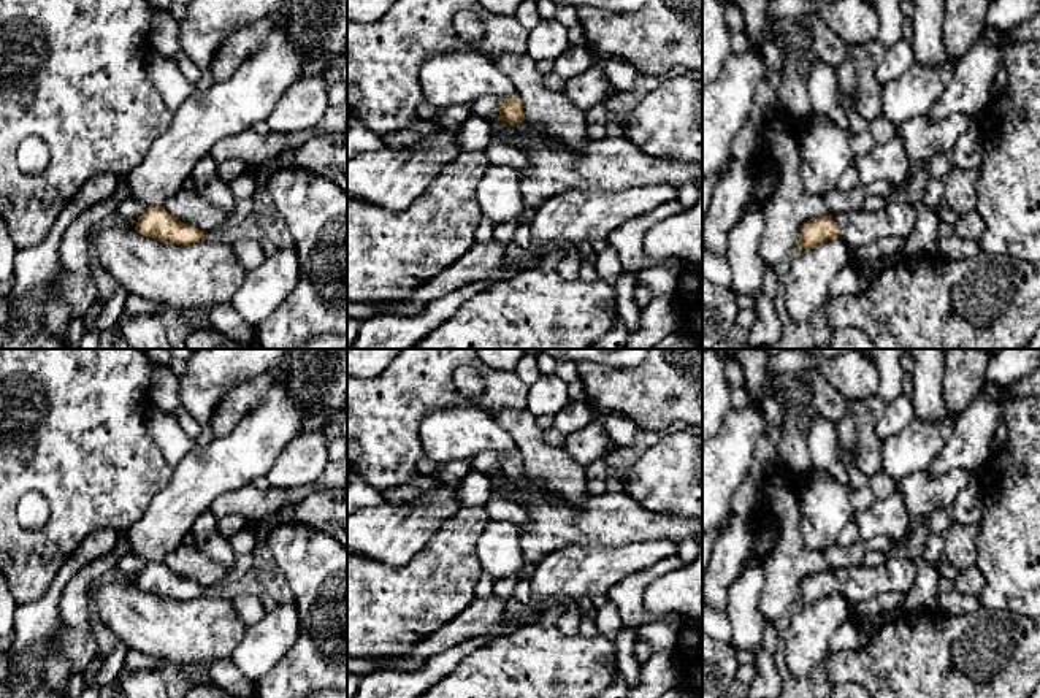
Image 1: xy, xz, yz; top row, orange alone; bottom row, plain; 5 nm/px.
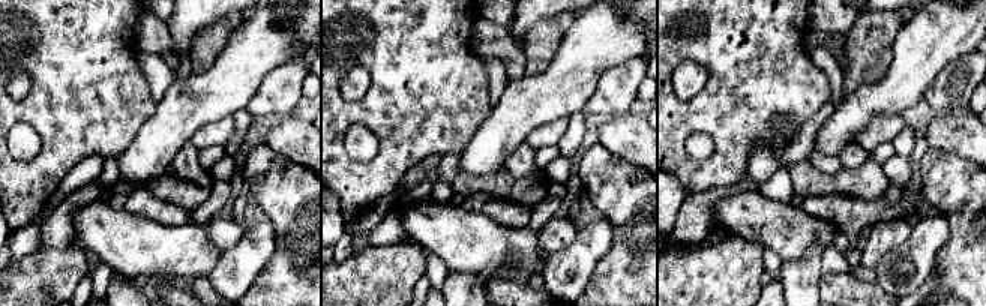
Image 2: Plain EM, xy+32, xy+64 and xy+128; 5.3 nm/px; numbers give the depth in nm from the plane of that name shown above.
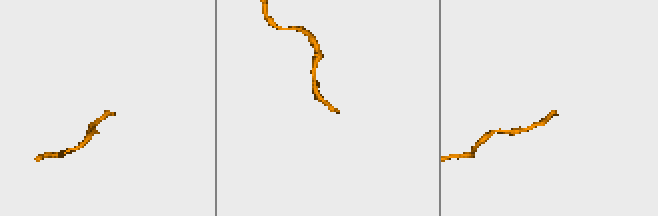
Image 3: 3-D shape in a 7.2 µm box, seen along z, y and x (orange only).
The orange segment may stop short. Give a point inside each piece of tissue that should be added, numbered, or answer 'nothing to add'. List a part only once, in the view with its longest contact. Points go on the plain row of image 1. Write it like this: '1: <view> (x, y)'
1: yz (858, 582)

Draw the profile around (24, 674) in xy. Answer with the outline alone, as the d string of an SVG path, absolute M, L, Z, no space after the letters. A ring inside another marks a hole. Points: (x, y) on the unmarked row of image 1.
M65 625L49 647L33 647L10 657L0 652L0 682L10 687L8 698L65 698L44 682L44 658L57 652L70 668L71 676L86 671L98 655L98 641L92 630L76 630Z

